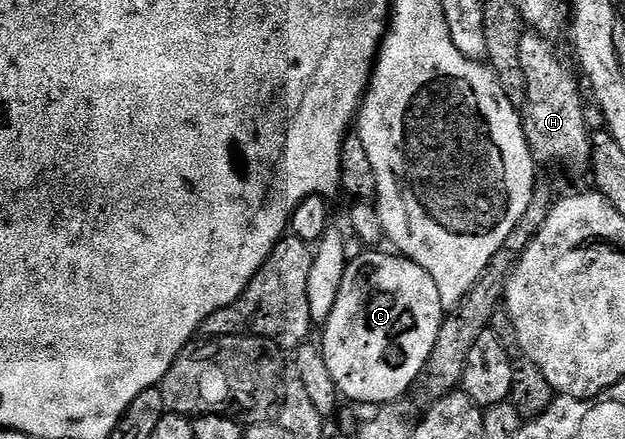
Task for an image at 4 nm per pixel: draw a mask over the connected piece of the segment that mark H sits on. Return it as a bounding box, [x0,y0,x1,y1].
[522,32,592,171]

